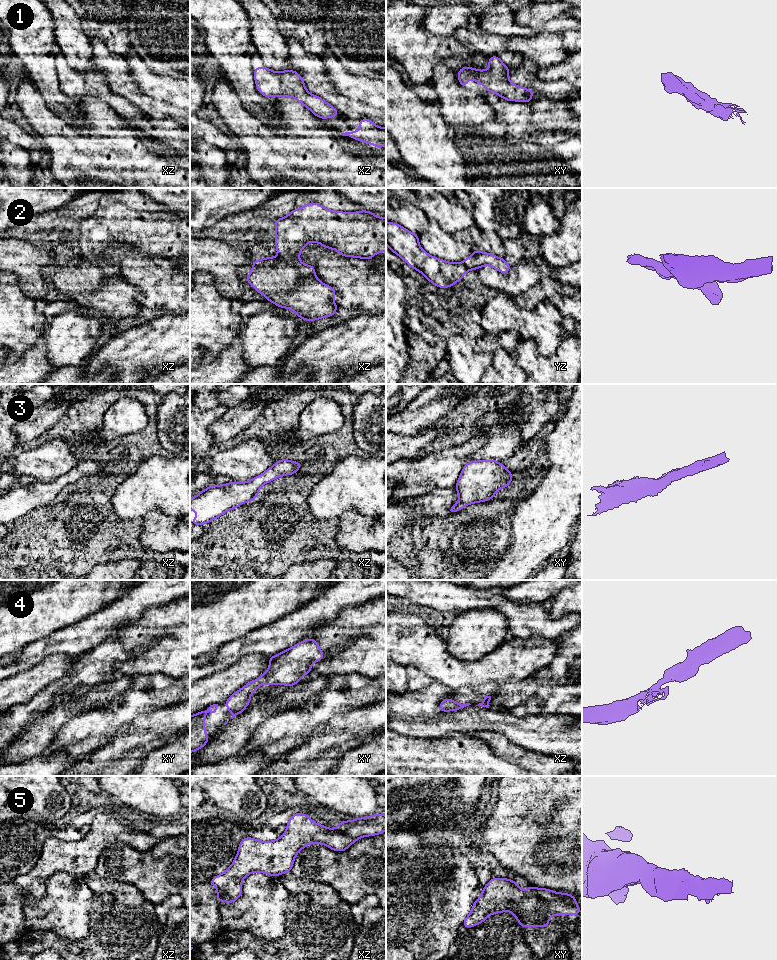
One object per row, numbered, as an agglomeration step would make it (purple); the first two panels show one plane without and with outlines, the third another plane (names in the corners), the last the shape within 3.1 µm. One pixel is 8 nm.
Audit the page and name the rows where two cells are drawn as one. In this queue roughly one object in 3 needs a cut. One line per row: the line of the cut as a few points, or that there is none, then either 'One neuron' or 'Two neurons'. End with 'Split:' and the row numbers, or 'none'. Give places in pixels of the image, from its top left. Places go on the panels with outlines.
1: No split. One neuron
2: Split along xz (278, 255), (288, 264), (294, 265), (302, 275), (314, 274). Two neurons
3: No split. One neuron
4: No split. One neuron
5: No split. One neuron
Split: 2

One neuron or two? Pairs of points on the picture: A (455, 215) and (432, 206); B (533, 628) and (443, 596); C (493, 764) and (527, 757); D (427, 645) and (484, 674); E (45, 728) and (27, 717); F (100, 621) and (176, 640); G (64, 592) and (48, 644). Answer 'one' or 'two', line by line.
A: one
B: one
C: two
D: one
E: two
F: two
G: two

